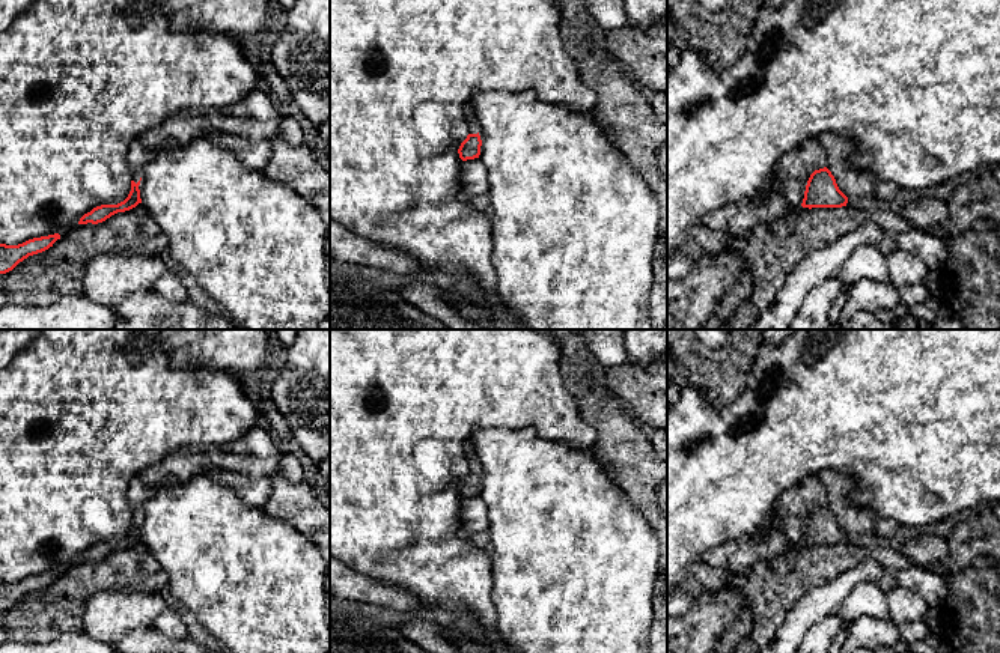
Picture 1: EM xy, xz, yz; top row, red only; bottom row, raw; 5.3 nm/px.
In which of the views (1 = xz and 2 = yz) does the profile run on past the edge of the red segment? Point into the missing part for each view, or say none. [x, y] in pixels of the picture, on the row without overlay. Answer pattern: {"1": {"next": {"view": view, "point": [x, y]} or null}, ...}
{"1": {"next": {"view": "xz", "point": [469, 452]}}, "2": {"next": {"view": "yz", "point": [794, 506]}}}

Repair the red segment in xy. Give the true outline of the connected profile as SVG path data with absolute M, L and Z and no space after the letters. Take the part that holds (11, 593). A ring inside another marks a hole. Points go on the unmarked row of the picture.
M59 570L33 575L18 582L0 581L0 611L12 608L20 599L29 593L42 590L60 576Z

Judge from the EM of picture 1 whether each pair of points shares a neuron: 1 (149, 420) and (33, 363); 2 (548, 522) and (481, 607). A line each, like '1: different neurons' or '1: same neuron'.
1: same neuron
2: different neurons

